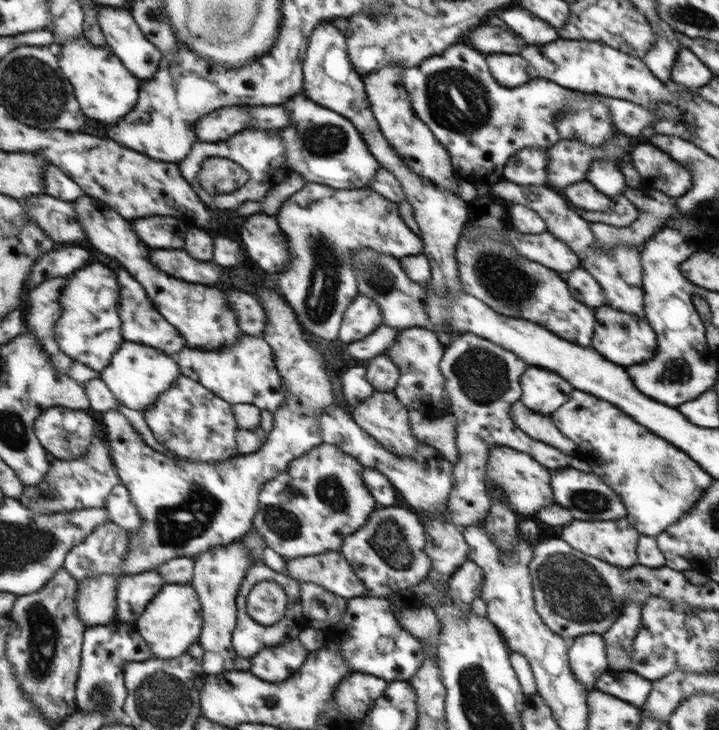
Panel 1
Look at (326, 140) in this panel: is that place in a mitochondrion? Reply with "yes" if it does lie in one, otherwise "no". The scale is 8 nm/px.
yes

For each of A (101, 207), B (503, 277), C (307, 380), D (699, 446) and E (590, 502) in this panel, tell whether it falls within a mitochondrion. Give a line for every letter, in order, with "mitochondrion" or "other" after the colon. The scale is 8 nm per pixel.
A: other
B: mitochondrion
C: other
D: other
E: mitochondrion

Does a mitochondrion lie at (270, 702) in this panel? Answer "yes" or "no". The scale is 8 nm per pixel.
no

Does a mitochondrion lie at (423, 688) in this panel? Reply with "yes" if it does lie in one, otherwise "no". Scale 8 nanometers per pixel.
no

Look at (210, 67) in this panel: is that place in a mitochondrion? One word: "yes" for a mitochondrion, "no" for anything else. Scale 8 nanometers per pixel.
no

